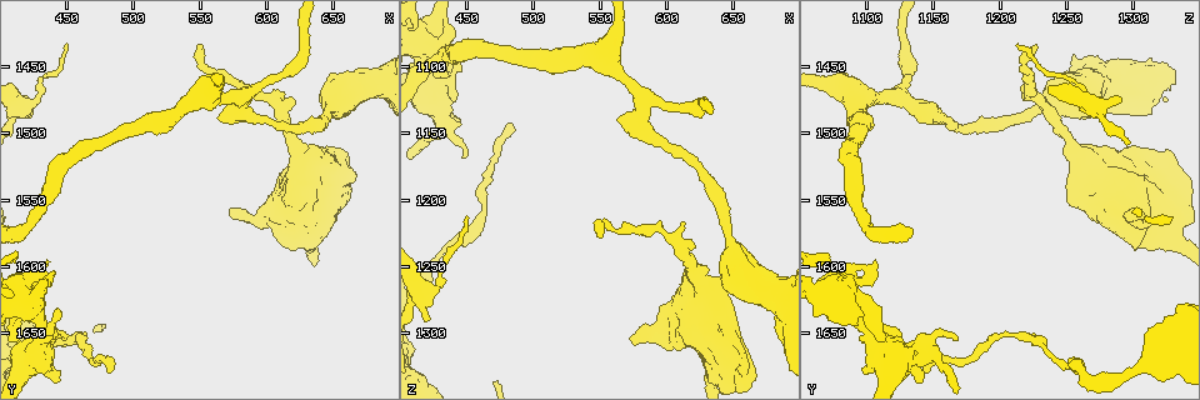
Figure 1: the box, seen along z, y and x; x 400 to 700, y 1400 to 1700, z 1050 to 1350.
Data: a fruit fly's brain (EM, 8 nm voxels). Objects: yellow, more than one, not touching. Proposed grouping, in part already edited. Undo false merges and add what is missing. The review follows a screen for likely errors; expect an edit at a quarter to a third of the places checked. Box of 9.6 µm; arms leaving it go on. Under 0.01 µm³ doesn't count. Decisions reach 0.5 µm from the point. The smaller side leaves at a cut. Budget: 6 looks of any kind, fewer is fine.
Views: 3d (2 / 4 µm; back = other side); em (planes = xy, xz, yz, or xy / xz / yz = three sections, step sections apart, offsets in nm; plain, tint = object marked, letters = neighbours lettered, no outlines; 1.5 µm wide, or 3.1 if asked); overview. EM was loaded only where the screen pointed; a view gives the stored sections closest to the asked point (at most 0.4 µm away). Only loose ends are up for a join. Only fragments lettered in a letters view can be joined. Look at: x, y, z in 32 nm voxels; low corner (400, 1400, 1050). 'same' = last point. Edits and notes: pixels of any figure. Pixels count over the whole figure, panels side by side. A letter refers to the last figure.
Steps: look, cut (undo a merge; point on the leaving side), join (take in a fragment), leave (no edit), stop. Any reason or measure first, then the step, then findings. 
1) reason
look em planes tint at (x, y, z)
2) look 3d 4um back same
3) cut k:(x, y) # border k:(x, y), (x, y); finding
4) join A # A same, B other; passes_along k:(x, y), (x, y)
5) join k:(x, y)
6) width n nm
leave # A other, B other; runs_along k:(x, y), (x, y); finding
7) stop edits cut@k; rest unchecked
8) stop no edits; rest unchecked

look em xy step 8 letters at (612, 1476, 1218)

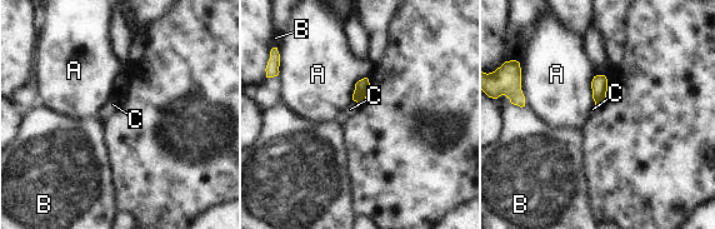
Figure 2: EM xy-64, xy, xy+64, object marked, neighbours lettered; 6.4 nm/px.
longest_contact A 220 nm
leave # A other, B other, C other; border 2:(353, 99), (358, 104); none of them fits

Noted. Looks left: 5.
branch stops here
look em planes letters at (550, 1434, 1228)

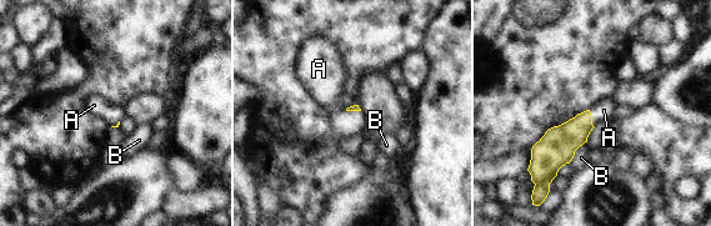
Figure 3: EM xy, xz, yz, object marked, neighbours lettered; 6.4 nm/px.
join A # A same, B other; passes_along 3:(561, 141), (591, 119), (604, 110); it goes on there

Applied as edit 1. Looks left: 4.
end of a long branch
look 3d 4um back at (450, 1434, 1212)

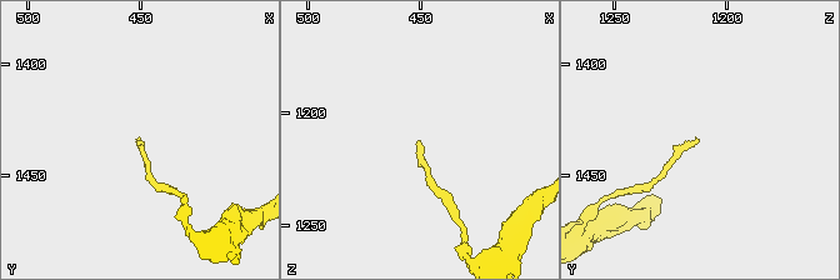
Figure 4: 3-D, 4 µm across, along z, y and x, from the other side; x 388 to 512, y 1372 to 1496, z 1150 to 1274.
now the EM
look em planes plain at (450, 1435, 1212)

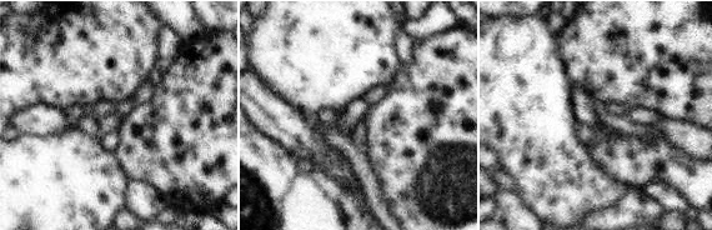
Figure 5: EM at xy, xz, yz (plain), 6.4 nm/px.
what lies round it
look em planes letters same

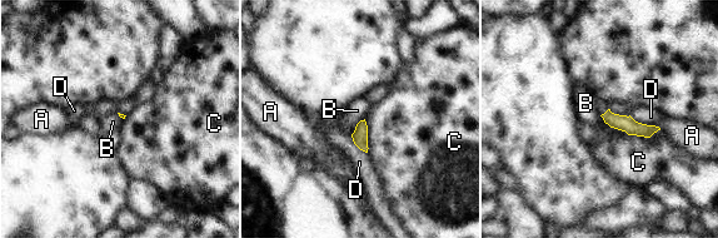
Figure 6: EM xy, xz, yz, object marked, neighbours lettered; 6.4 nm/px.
leave # A other, B other, C other, D other; runs_along 6:(606, 117), (632, 128), (653, 129); no lettered fragment goes on from it

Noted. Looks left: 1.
stop edits join@3; rest unchecked

